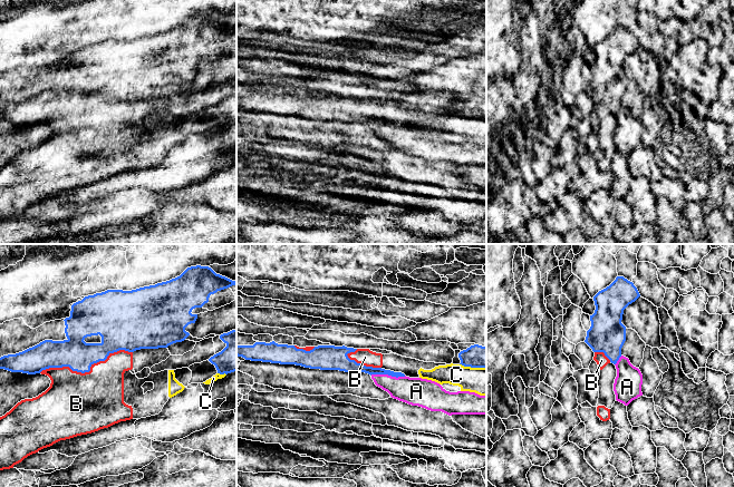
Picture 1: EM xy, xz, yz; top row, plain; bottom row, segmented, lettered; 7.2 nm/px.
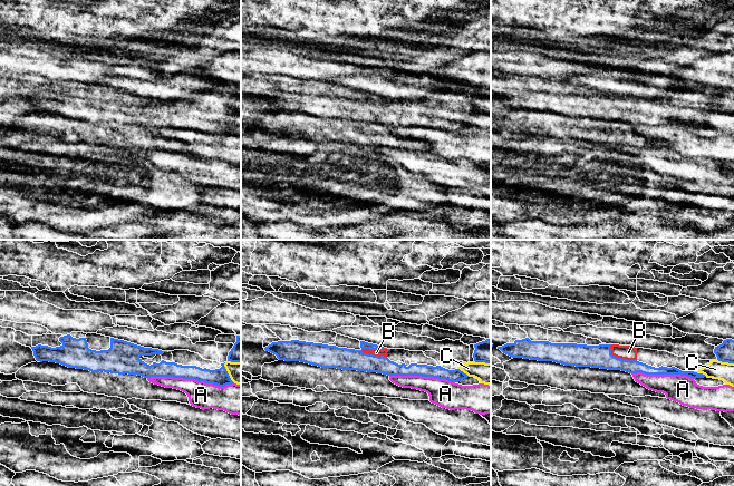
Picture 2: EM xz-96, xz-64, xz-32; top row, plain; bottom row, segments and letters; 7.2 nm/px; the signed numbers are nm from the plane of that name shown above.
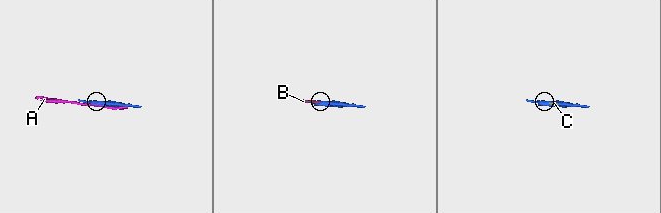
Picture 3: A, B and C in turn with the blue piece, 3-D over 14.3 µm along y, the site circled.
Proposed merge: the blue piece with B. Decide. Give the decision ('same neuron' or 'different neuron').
different neuron

